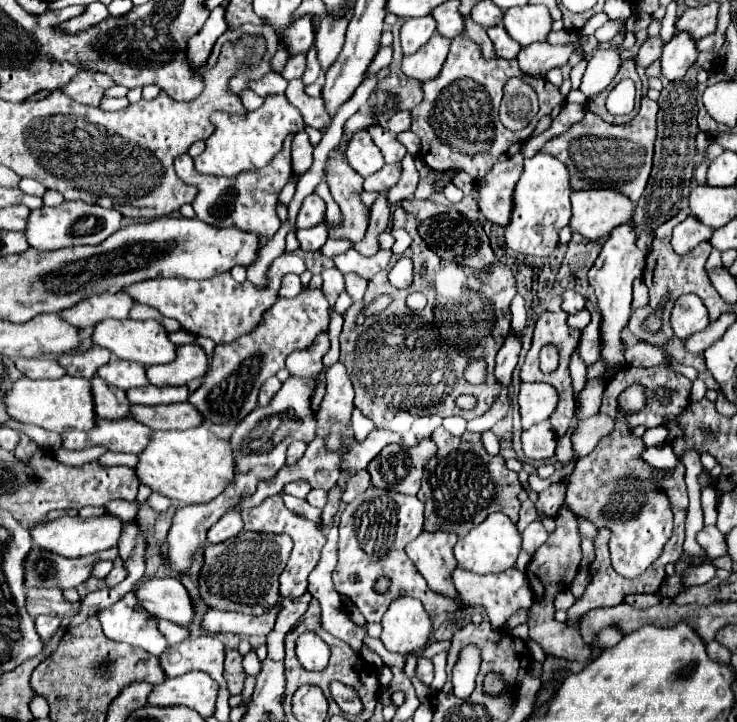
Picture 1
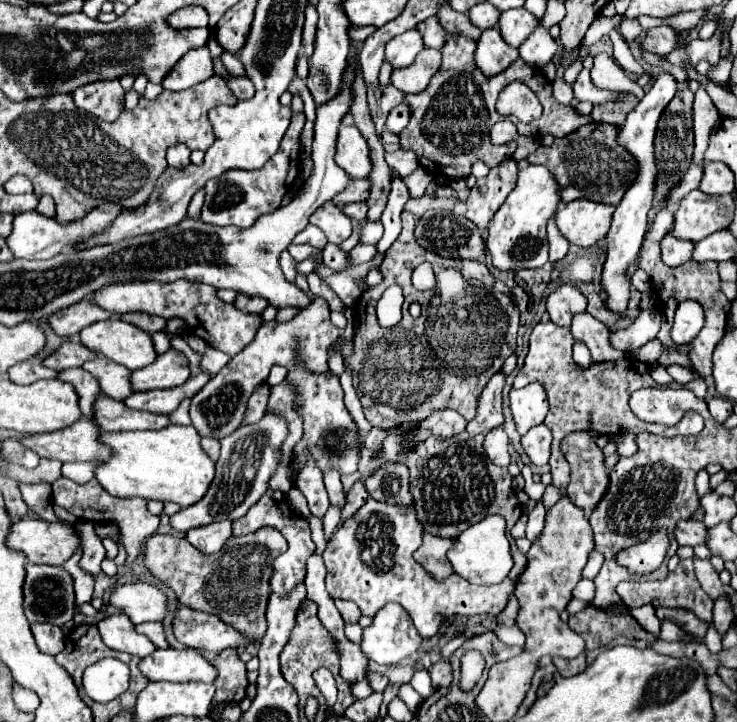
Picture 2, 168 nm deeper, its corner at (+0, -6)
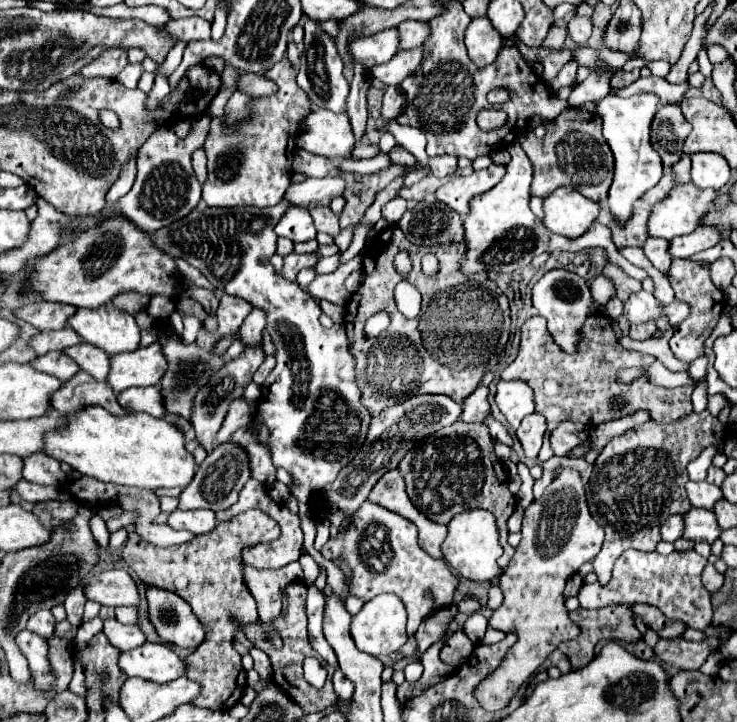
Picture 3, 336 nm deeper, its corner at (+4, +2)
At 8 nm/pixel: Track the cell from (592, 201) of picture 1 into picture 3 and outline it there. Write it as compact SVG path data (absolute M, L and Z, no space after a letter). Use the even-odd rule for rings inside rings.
M558 188L544 200L544 226L556 234L578 238L600 214L600 204L574 188Z

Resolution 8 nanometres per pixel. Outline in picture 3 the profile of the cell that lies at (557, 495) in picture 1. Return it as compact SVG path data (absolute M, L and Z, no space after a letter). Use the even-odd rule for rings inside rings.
M600 314L590 315L581 331L582 340L578 344L578 350L574 354L568 354L554 342L542 316L528 318L522 326L518 356L502 372L502 380L526 380L532 386L536 412L548 420L548 432L552 432L562 420L588 422L588 426L598 426L608 420L632 416L638 410L646 410L650 420L656 424L676 424L678 420L694 412L690 402L694 386L660 388L652 384L646 374L638 376L630 384L624 384L616 378L616 372L622 368L642 368L646 372L654 362L654 356L622 348L616 342L608 318ZM570 356L576 356L572 364Z

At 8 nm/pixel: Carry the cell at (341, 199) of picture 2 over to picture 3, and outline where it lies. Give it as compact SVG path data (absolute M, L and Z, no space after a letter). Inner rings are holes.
M324 176L324 178L306 178L302 184L292 184L286 192L286 198L294 206L328 206L332 198L342 196L346 190L346 182L340 176Z

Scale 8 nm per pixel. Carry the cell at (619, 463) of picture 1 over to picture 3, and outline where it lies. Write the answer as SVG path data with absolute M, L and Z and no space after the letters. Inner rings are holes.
M560 422L552 434L550 434L550 444L556 456L566 456L572 448L576 448L580 442L584 442L588 436L584 424L576 422Z

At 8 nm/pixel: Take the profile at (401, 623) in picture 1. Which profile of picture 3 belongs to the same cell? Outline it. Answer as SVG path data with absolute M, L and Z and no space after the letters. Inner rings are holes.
M380 594L374 596L370 602L364 604L364 608L352 618L352 626L350 626L352 638L356 642L356 646L362 652L368 652L372 656L388 656L398 652L406 640L406 608L402 604L402 600L396 594Z

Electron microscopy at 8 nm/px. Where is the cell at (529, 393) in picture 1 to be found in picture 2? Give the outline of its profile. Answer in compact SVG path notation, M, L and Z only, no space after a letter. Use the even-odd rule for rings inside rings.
M528 384L520 390L510 390L510 410L520 434L526 434L532 426L544 422L548 414L548 400L542 384Z

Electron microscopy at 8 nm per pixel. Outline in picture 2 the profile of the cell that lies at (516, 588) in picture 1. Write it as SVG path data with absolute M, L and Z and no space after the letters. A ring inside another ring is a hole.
M368 498L366 504L354 514L354 518L346 520L338 528L338 532L332 536L332 540L328 542L328 546L322 554L322 560L324 560L326 570L328 570L326 590L330 592L332 598L352 600L360 608L360 612L366 616L374 616L388 602L398 602L408 610L410 618L414 620L414 626L422 638L432 638L438 634L442 616L446 616L446 618L450 618L450 616L474 616L474 614L494 614L496 616L498 612L504 610L508 596L514 592L516 582L506 578L504 582L494 584L494 586L476 586L458 574L450 574L444 580L434 580L414 560L414 552L422 544L422 532L424 532L422 524L416 520L414 508L390 506L390 504L376 502L376 500Z

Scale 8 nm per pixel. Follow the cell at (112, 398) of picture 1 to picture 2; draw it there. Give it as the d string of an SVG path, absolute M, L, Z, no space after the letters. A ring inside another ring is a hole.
M70 368L68 372L58 372L58 378L74 384L74 390L78 394L78 404L84 416L92 416L92 406L96 396L100 394L100 386L96 384L96 380L90 376L90 372L86 372L84 368Z

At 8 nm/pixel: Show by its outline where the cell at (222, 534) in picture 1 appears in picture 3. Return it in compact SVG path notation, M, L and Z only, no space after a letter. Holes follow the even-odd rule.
M174 510L168 518L168 524L174 530L188 530L194 534L208 534L216 528L216 514L212 510Z

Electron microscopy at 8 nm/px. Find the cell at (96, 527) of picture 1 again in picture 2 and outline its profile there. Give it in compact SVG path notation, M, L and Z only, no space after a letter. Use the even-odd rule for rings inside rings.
M20 518L8 532L8 548L24 552L30 564L62 566L80 546L78 532L62 522Z

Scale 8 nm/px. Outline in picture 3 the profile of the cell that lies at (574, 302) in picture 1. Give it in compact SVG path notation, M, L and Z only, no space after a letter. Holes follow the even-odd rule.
M554 268L554 270L546 272L532 288L532 302L534 302L534 308L538 310L538 314L548 320L548 330L554 336L554 340L558 344L562 344L566 352L574 352L576 344L580 342L580 328L588 316L588 308L592 306L590 288L588 288L586 280L582 280L580 276L576 276L564 268Z

